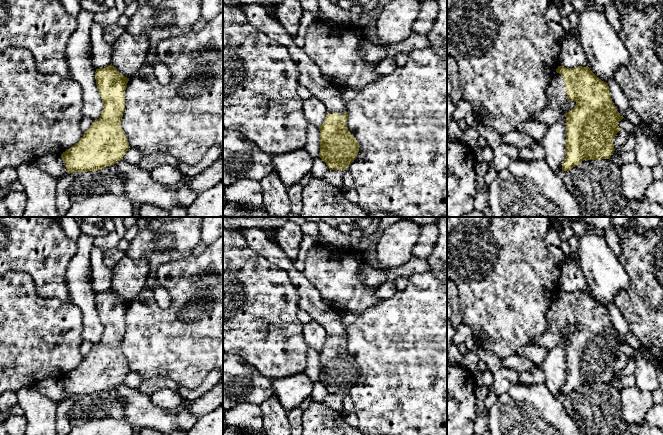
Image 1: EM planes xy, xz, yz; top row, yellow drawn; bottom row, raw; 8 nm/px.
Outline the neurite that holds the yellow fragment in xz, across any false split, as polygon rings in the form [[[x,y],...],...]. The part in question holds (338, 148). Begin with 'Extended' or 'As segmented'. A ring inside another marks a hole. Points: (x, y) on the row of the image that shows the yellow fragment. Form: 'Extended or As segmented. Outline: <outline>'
Extended. Outline: [[[243,4],[239,7],[251,25],[288,49],[298,67],[299,85],[306,87],[327,109],[324,123],[319,127],[319,157],[330,170],[347,170],[358,155],[359,144],[347,128],[348,113],[340,90],[324,81],[317,64],[263,6]]]

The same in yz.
Extended. Outline: [[[558,66],[546,88],[548,102],[546,106],[533,115],[533,119],[547,125],[566,117],[566,157],[562,163],[562,172],[568,171],[584,160],[610,159],[614,153],[614,138],[621,130],[618,123],[624,118],[617,111],[608,83],[599,79],[588,66],[566,68]],[[567,101],[574,101],[576,106],[568,113],[563,113]]]

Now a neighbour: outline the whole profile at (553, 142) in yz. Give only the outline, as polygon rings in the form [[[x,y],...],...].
[[[566,117],[562,118],[551,125],[544,137],[540,140],[540,144],[544,148],[545,158],[549,168],[557,173],[562,173],[562,163],[566,157]]]

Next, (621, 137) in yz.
[[[620,130],[614,138],[614,148],[616,149],[618,147],[621,147],[627,141],[628,136],[629,134],[626,131]]]

